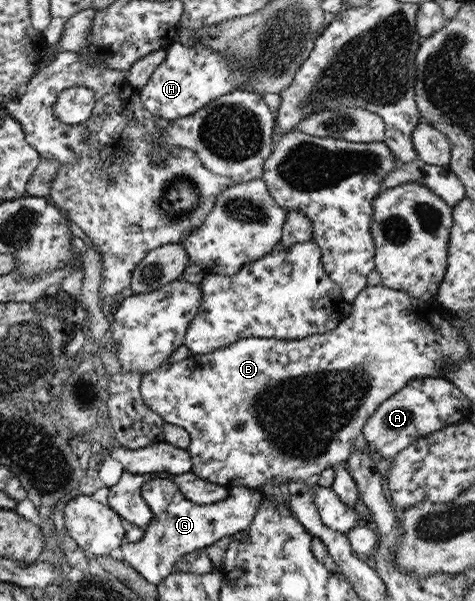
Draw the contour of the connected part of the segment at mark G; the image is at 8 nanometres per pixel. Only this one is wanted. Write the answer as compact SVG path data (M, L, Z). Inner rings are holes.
M160 477L144 483L141 495L144 503L152 510L154 518L144 530L144 538L140 542L134 544L124 542L120 548L123 554L122 560L146 581L157 585L176 573L176 564L185 554L200 548L206 549L230 536L246 531L260 509L264 494L260 489L248 487L228 489L229 493L224 500L202 506L188 500L176 484L166 478Z

